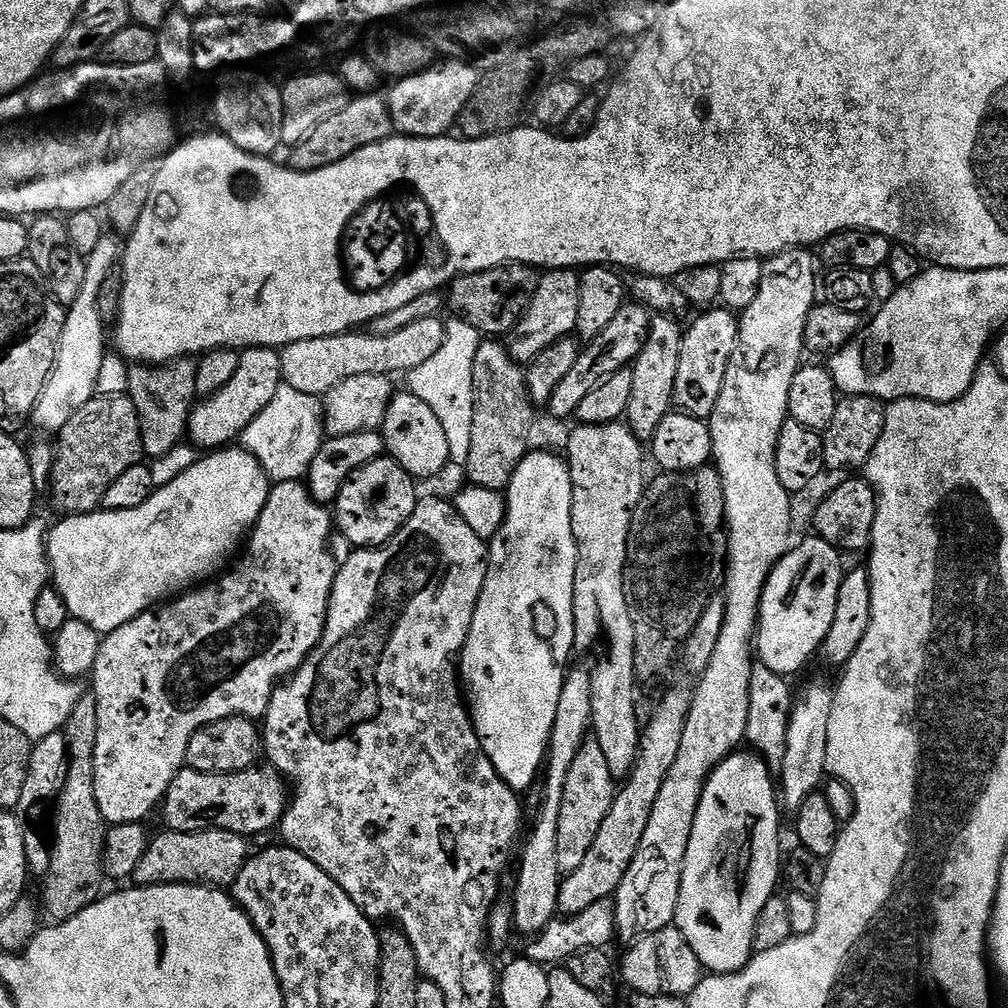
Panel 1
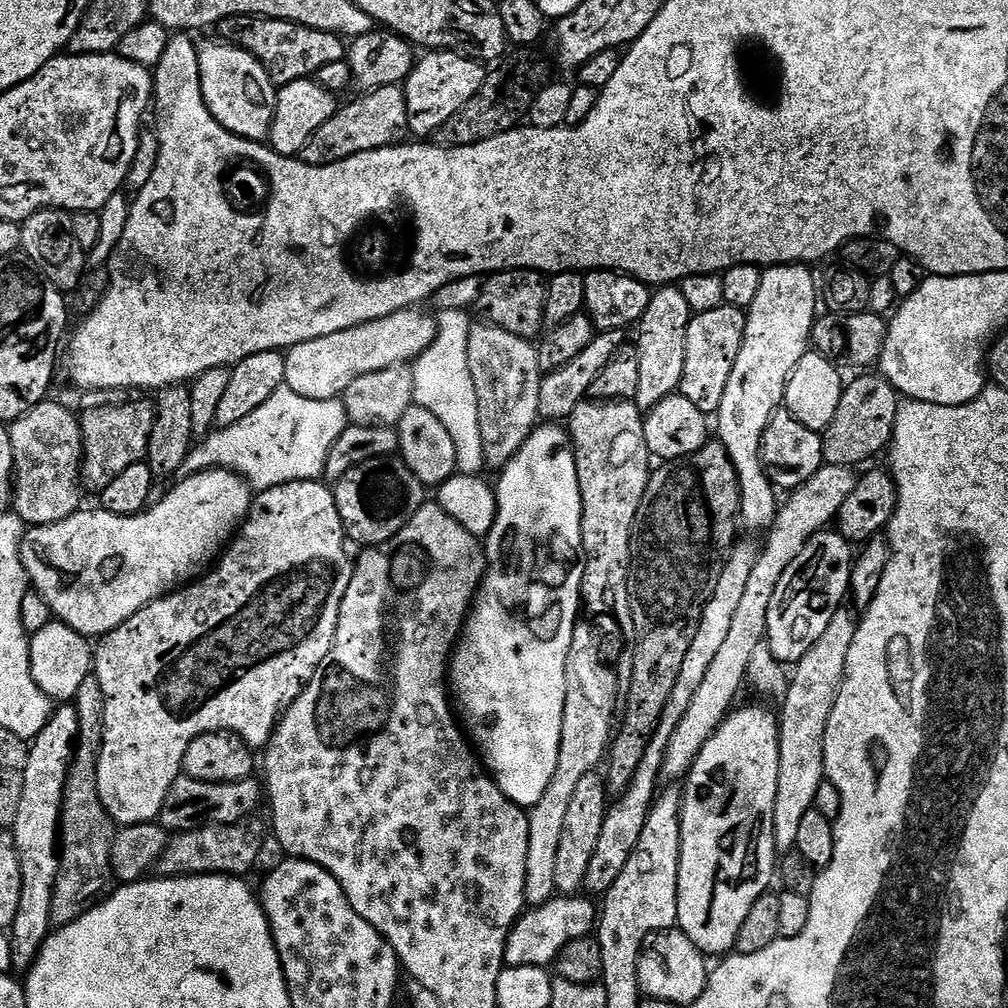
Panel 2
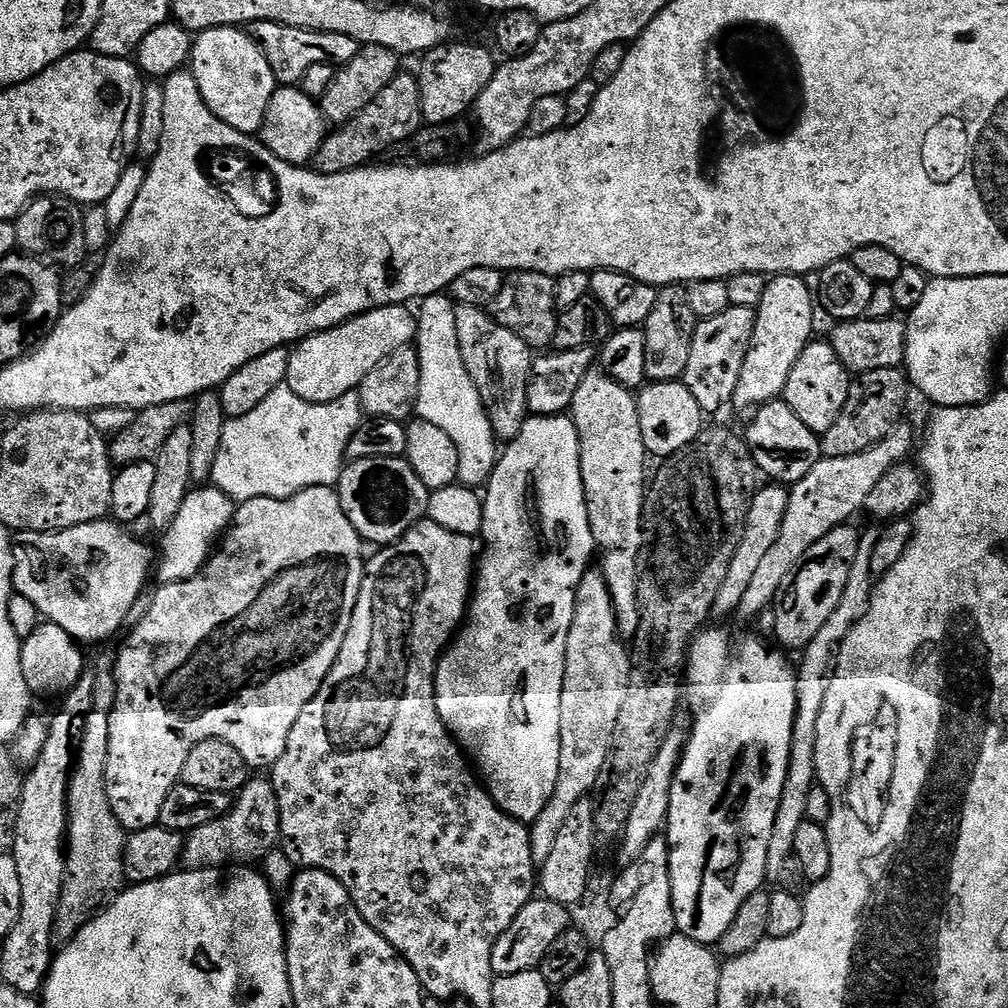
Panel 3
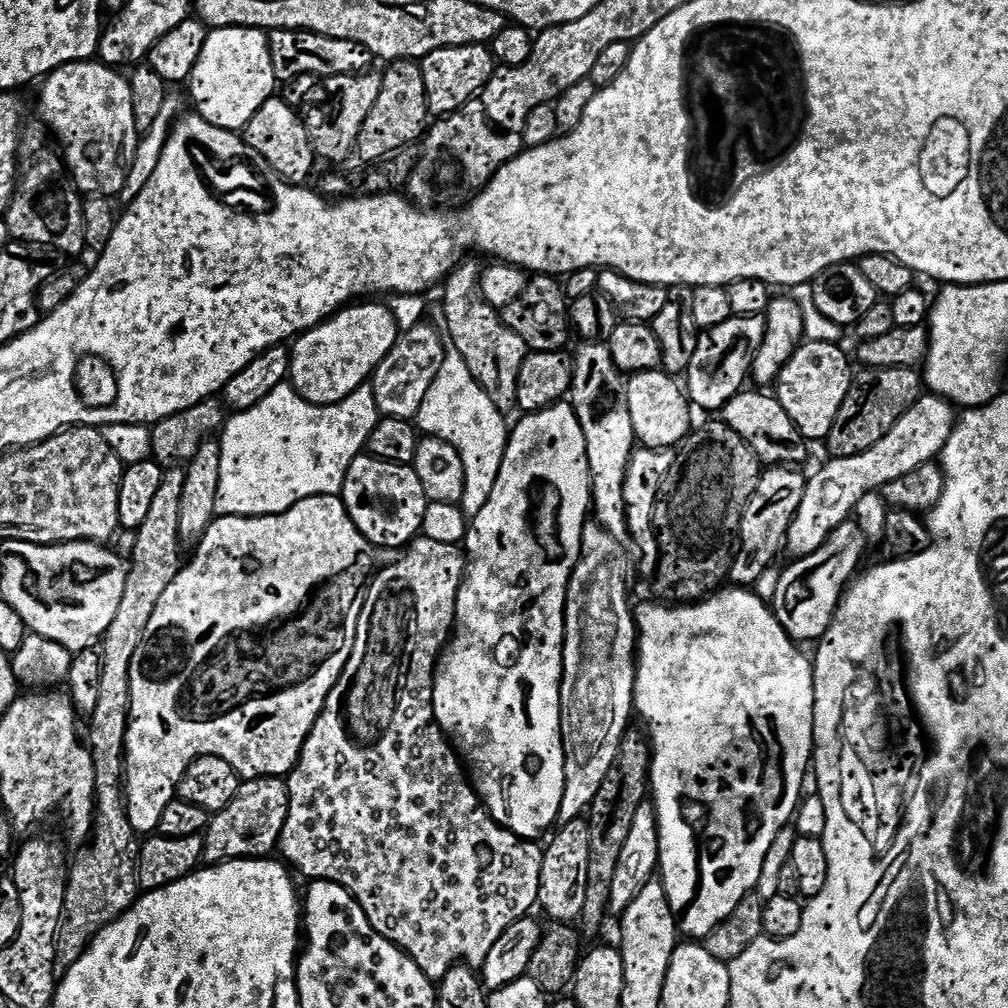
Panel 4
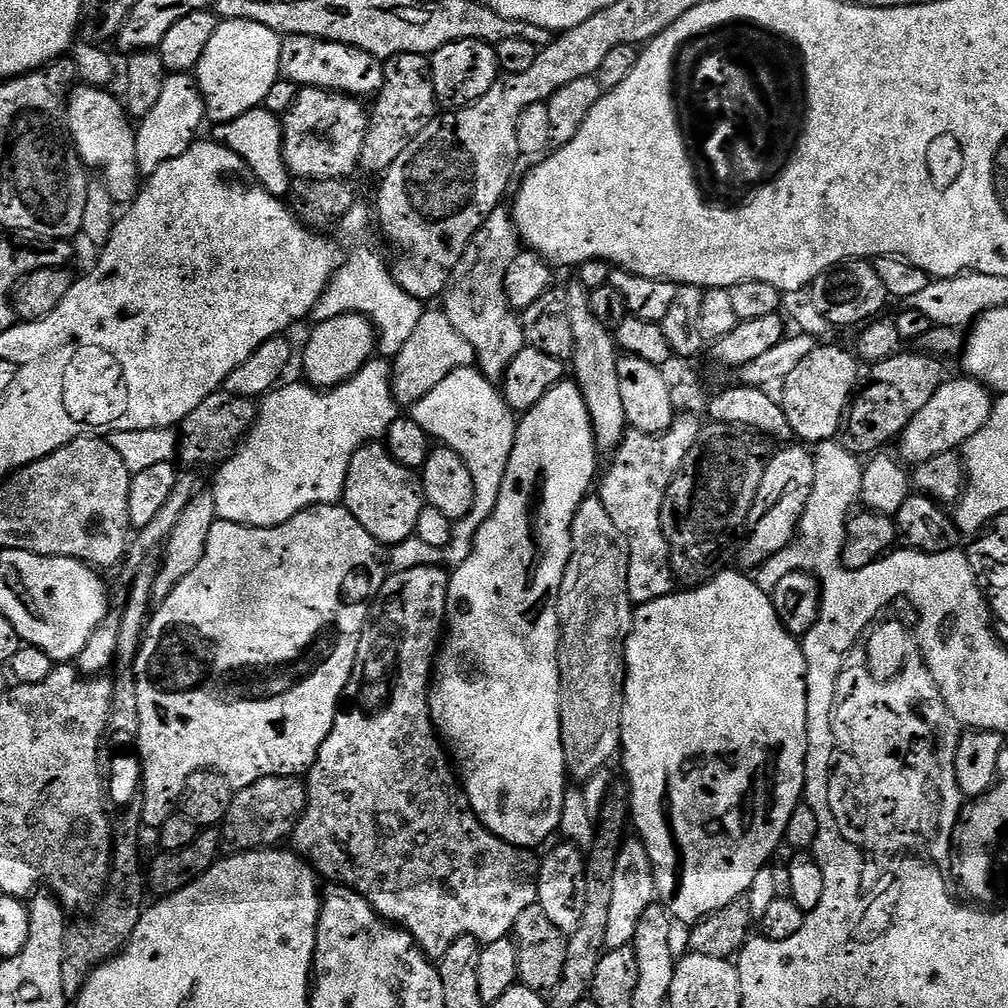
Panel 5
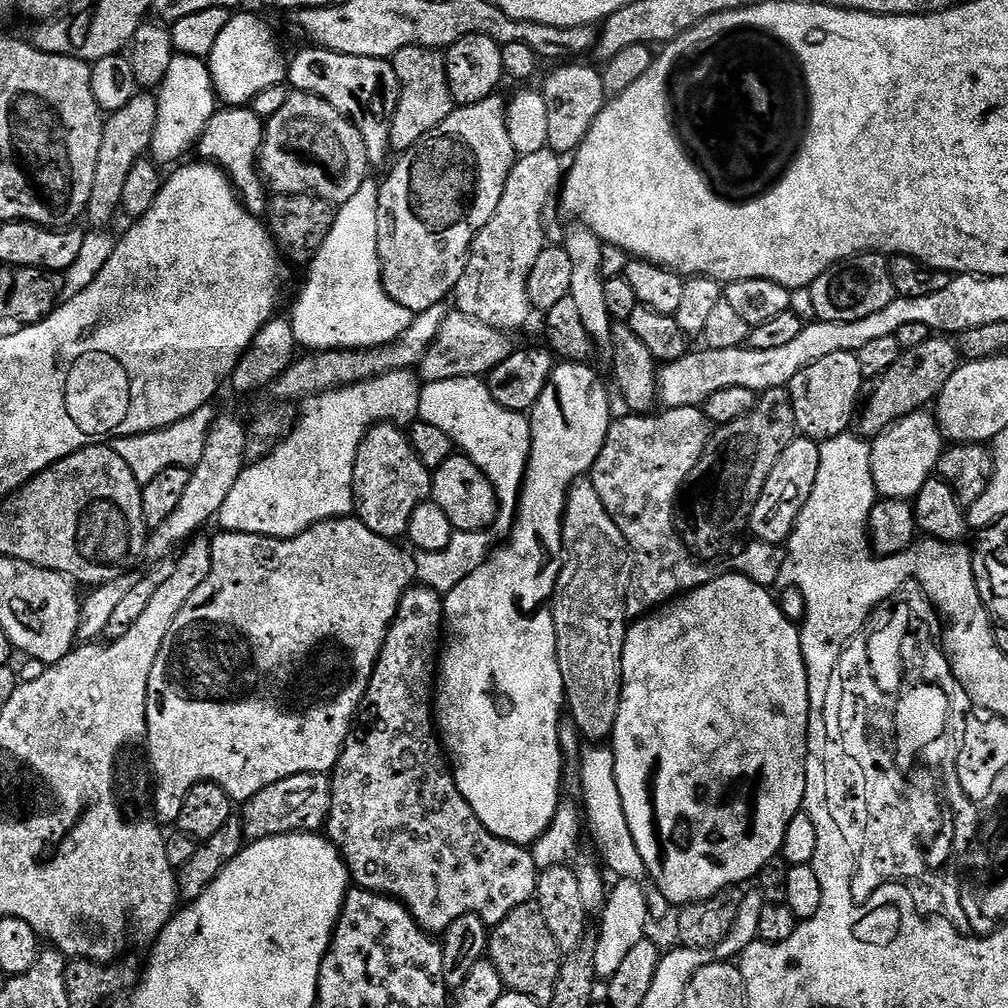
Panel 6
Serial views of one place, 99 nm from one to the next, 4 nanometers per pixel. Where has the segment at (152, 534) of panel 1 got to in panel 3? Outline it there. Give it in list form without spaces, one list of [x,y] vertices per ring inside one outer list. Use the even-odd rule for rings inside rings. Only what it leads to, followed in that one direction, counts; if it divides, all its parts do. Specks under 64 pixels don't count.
[[[200,486],[189,491],[174,522],[162,532],[164,541],[160,544],[161,581],[189,580],[191,576],[198,575],[208,561],[210,553],[217,547],[218,537],[227,533],[233,515],[234,502],[225,492],[219,492],[216,487]],[[105,518],[102,520],[95,520],[89,524],[82,526],[74,526],[67,528],[61,532],[17,532],[14,536],[14,547],[12,549],[12,586],[19,595],[30,598],[30,602],[34,602],[34,606],[40,611],[41,617],[47,623],[56,624],[62,628],[81,645],[96,644],[99,640],[104,640],[107,636],[112,636],[120,627],[125,627],[128,615],[134,602],[141,599],[144,588],[144,579],[148,576],[148,571],[152,568],[152,552],[140,540],[135,540],[131,536],[131,531],[125,530],[121,525],[113,522],[111,519]]]

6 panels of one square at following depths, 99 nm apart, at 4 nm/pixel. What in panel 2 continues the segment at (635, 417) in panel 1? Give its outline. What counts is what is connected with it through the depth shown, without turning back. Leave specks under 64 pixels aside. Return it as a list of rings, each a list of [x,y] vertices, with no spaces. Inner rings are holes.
[[[660,286],[653,291],[646,314],[642,314],[640,323],[634,328],[638,350],[638,394],[634,403],[641,413],[647,414],[667,396],[677,395],[682,366],[686,366],[686,326],[690,326],[693,315],[680,287]]]

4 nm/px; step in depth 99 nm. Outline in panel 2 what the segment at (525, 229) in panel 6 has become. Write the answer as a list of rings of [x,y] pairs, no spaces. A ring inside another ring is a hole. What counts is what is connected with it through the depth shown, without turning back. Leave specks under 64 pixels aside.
[[[480,322],[468,331],[466,358],[470,362],[470,378],[474,378],[474,394],[478,394],[478,430],[482,432],[484,463],[489,469],[500,470],[510,462],[510,458],[514,458],[514,454],[518,454],[518,450],[540,420],[538,390],[542,373],[538,354],[535,347],[521,336],[511,336],[506,330]]]

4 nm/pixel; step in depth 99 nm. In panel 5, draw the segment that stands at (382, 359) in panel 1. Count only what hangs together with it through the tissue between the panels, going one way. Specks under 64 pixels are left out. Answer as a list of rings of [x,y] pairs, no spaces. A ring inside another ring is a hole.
[[[346,314],[338,318],[321,320],[315,325],[317,328],[308,336],[308,345],[304,348],[304,376],[313,388],[327,390],[344,384],[364,364],[373,359],[378,348],[378,333],[372,321],[366,316]]]

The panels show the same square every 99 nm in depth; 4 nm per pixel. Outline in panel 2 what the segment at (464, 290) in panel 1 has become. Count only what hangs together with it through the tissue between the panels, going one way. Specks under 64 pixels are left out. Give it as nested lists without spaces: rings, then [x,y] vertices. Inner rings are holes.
[[[506,268],[502,272],[491,273],[483,281],[480,296],[474,305],[475,311],[480,311],[484,315],[481,317],[493,328],[501,328],[511,336],[521,336],[529,342],[535,341],[541,335],[546,324],[547,307],[545,277],[533,268]]]

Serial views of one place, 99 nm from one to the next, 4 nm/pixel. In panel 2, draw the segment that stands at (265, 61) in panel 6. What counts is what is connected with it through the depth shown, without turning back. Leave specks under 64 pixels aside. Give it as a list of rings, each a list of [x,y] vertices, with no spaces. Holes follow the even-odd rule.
[[[234,42],[228,44],[203,44],[198,48],[200,54],[200,81],[202,82],[202,94],[210,114],[227,131],[243,140],[267,141],[268,131],[274,118],[276,109],[277,85],[272,83],[270,74],[258,62],[258,58],[250,55],[245,48],[239,48]]]

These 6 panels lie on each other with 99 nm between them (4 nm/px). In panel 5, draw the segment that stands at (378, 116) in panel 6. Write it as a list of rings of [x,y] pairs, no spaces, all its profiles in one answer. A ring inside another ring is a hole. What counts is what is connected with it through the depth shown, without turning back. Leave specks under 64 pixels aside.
[[[289,36],[282,46],[280,71],[283,79],[305,88],[327,88],[349,96],[375,97],[384,85],[384,60],[361,48],[319,40],[313,36]]]

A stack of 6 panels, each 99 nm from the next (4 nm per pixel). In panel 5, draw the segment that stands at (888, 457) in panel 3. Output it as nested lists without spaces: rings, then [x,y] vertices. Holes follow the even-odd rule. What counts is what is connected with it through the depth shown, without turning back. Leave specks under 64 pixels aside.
[[[963,378],[964,380],[945,379],[944,385],[914,414],[911,422],[904,427],[904,431],[898,437],[900,452],[898,456],[905,465],[915,466],[926,462],[926,458],[934,458],[934,454],[946,454],[963,449],[964,443],[992,417],[992,405],[994,396],[978,380]]]

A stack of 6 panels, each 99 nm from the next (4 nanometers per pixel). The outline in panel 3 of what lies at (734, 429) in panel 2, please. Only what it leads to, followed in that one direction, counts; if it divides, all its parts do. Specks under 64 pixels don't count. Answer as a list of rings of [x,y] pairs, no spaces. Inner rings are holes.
[[[776,274],[769,279],[766,294],[762,294],[762,302],[756,309],[754,338],[748,347],[746,362],[732,395],[735,407],[755,410],[762,404],[783,397],[786,378],[790,378],[790,370],[794,362],[798,362],[798,354],[802,354],[804,347],[813,339],[812,327],[816,324],[818,308],[808,282],[805,277],[787,274]]]

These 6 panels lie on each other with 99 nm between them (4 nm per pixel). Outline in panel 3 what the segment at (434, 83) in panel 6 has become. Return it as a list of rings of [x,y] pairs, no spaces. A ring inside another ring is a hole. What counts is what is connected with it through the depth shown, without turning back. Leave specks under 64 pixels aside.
[[[401,74],[395,76],[359,114],[329,131],[324,137],[322,146],[318,146],[318,154],[310,164],[313,169],[322,174],[342,174],[355,168],[371,165],[375,156],[383,154],[387,148],[395,149],[407,142],[422,127],[420,114],[420,81],[415,75]]]

